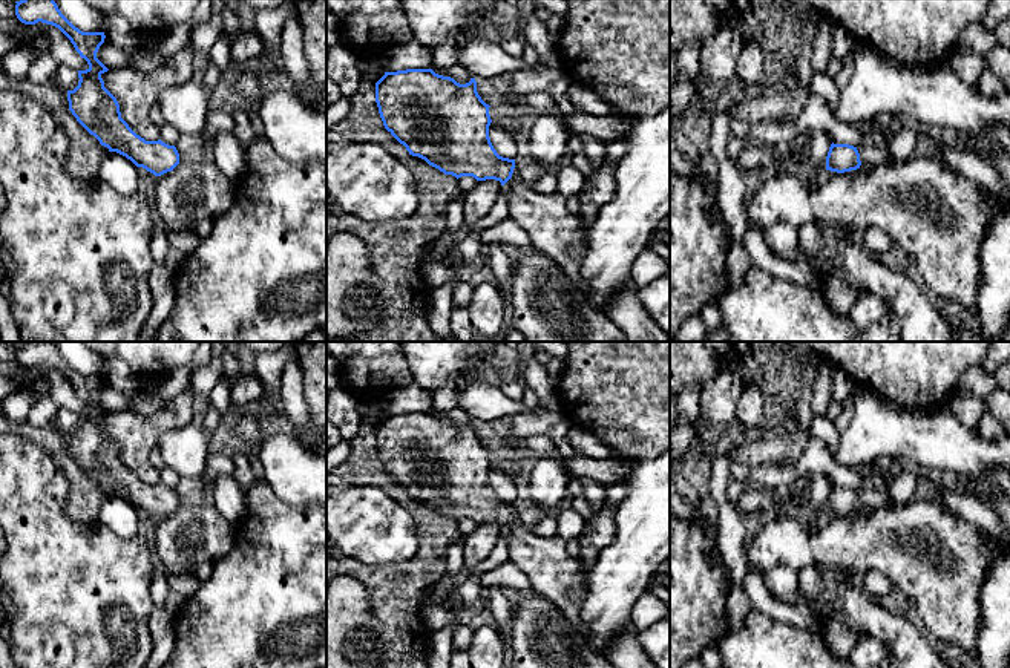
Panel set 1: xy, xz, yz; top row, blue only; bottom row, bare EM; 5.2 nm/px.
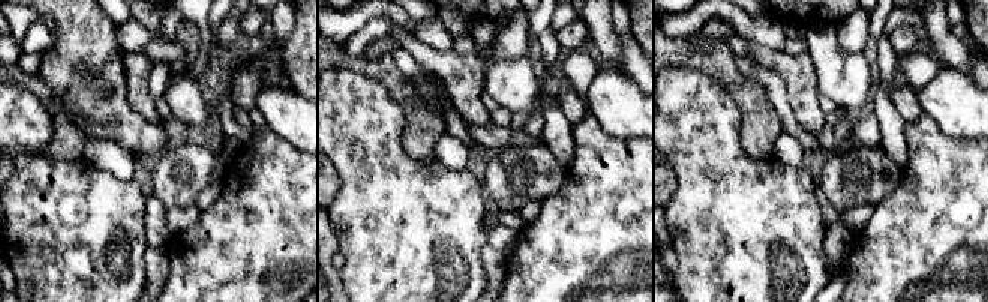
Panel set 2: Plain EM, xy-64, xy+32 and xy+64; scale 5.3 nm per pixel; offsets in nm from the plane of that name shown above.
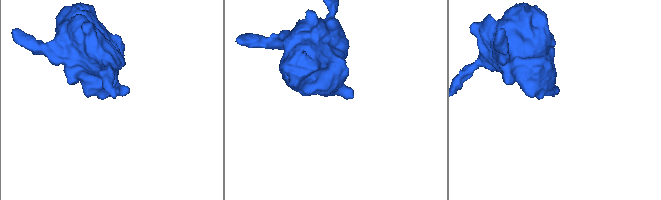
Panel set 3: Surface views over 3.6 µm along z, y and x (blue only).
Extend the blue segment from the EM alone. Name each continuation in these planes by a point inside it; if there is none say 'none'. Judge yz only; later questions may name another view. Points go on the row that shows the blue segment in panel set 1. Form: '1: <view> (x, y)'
1: yz (874, 149)

